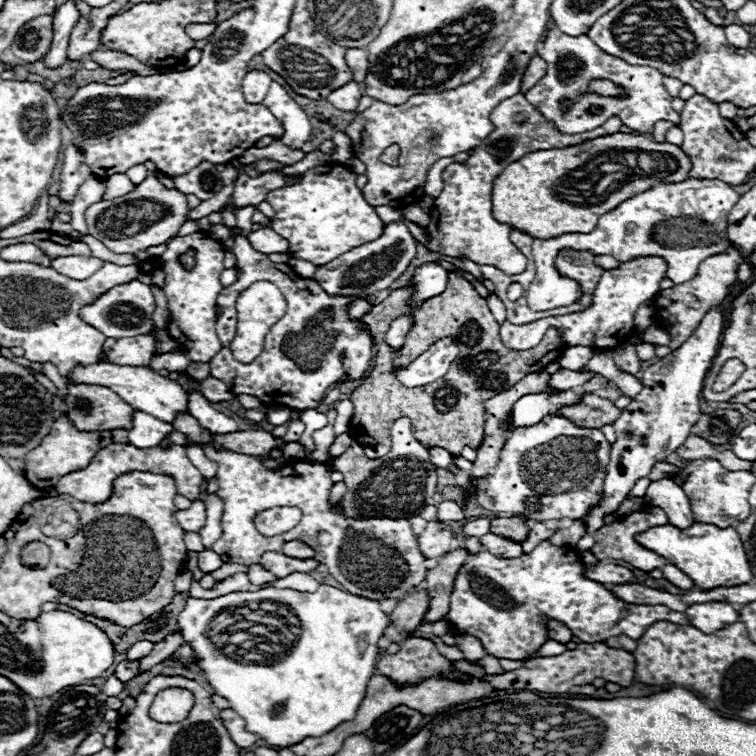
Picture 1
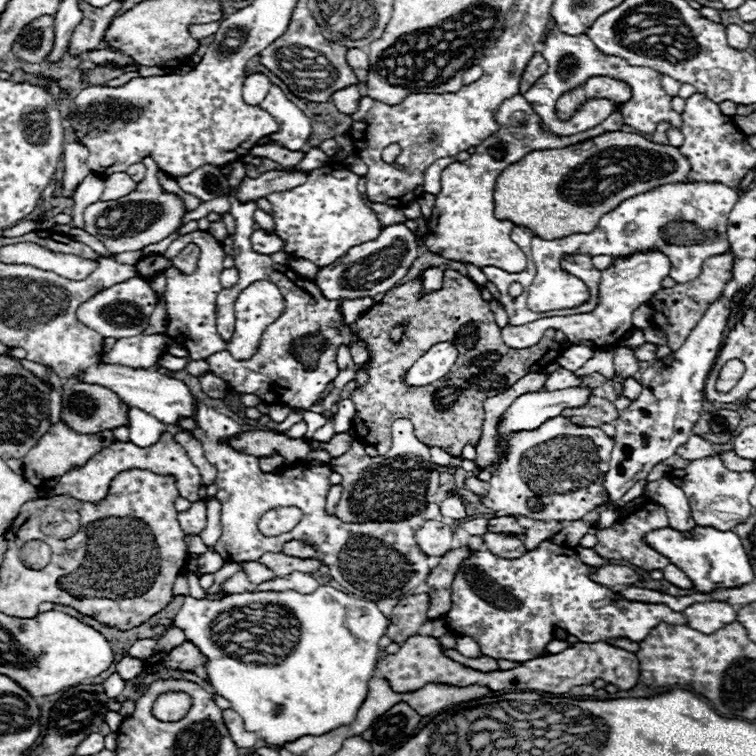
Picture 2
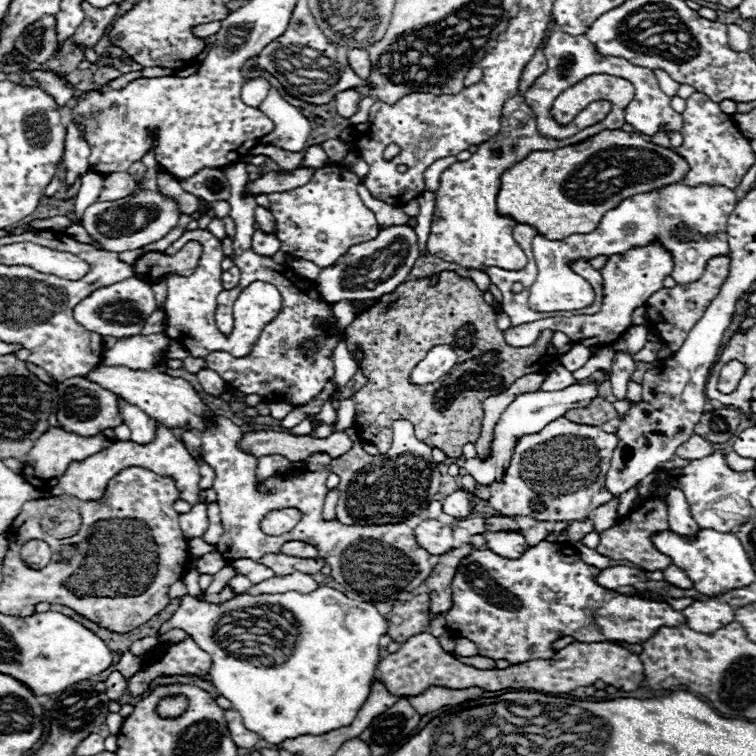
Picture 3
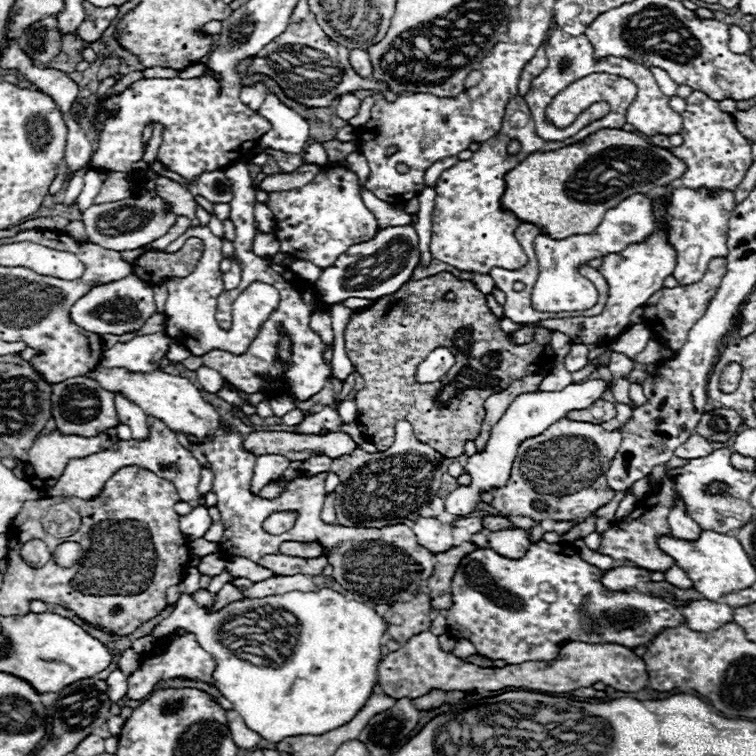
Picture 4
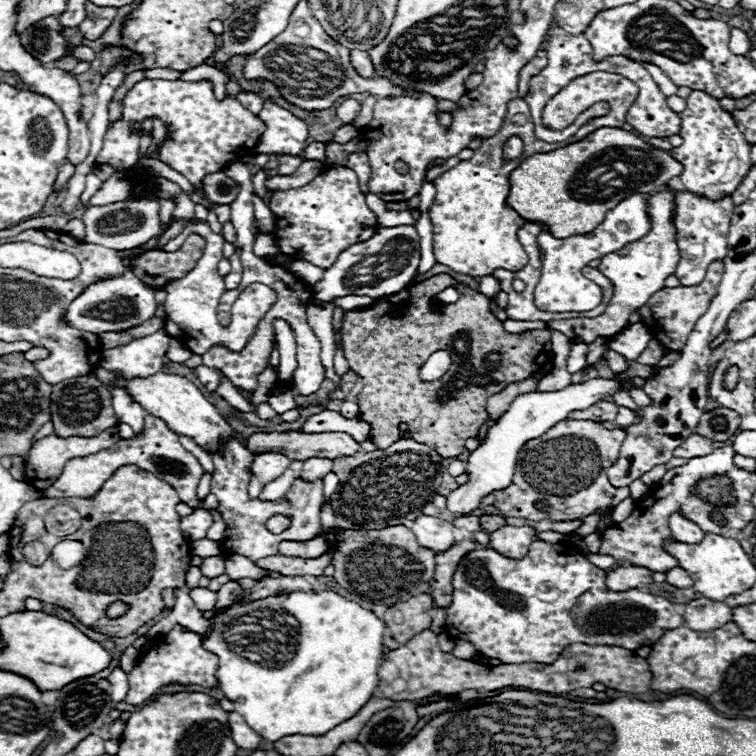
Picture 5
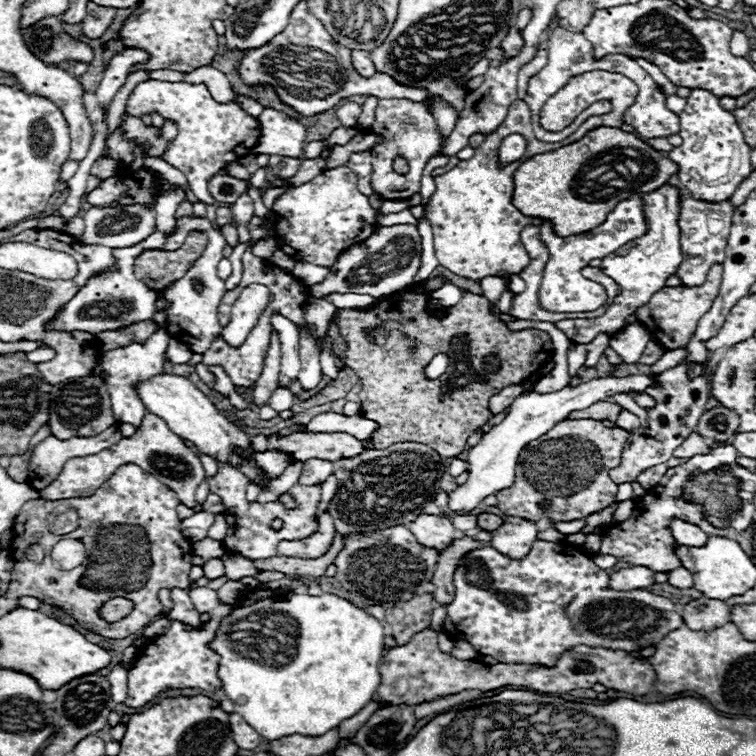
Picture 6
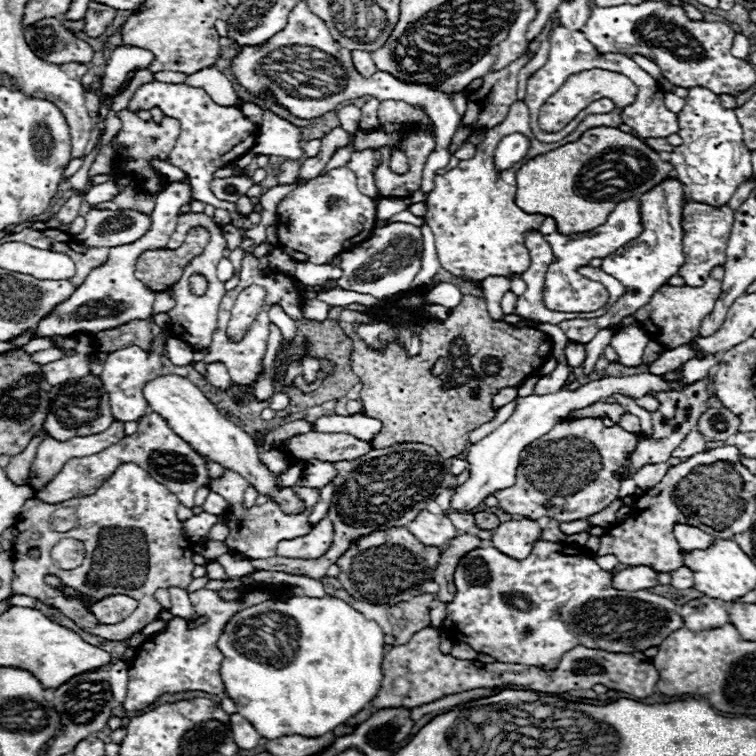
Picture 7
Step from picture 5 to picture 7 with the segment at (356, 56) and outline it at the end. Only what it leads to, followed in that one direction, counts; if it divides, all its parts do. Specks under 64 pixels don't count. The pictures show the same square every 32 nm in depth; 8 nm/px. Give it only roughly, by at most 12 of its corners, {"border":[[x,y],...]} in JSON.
{"border":[[352,50],[352,62],[362,76],[372,76],[376,64],[370,52]]}

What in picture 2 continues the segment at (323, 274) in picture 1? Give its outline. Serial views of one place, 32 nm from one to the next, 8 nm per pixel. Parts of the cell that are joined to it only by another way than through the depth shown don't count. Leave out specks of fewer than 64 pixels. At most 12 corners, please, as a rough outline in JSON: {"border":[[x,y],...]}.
{"border":[[406,224],[316,274],[328,298],[388,292],[418,256]]}

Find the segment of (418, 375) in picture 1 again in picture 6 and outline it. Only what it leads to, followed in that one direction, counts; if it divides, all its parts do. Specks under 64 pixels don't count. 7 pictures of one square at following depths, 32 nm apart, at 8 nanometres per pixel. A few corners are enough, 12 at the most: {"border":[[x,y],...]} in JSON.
{"border":[[436,354],[424,368],[426,378],[440,378],[450,358]]}

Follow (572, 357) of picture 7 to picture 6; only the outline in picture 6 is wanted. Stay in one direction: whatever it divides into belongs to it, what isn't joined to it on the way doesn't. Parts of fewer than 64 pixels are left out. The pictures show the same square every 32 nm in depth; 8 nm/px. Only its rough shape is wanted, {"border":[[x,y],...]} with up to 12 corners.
{"border":[[572,344],[568,370],[574,376],[586,362],[586,346]]}

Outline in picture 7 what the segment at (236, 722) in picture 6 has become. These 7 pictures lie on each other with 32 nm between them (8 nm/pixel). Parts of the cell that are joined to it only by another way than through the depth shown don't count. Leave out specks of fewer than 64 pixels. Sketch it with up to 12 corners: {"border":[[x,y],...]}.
{"border":[[230,714],[230,728],[238,748],[252,750],[262,736],[244,720]]}

